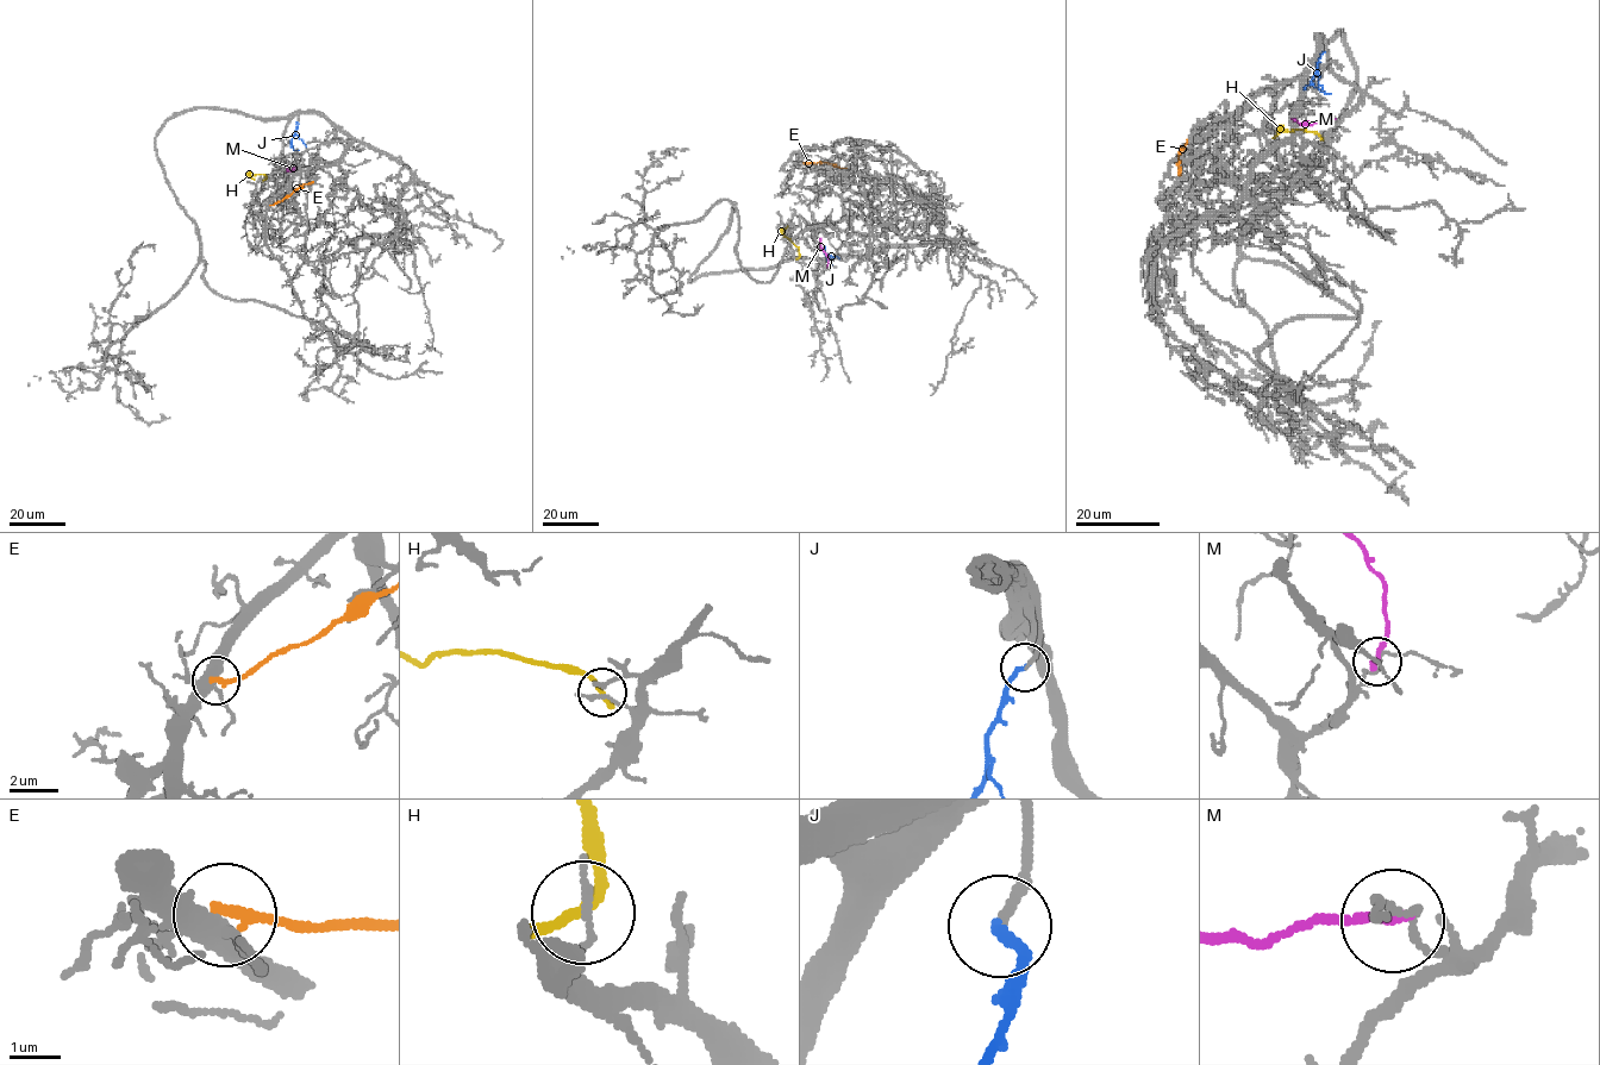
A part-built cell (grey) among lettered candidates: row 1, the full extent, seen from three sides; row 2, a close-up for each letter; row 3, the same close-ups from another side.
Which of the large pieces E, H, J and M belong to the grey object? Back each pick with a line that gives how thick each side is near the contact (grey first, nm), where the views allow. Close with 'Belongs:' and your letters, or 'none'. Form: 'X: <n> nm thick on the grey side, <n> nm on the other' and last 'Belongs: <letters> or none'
J: 160 nm thick on the grey side, 200 nm on the other
Belongs: J

